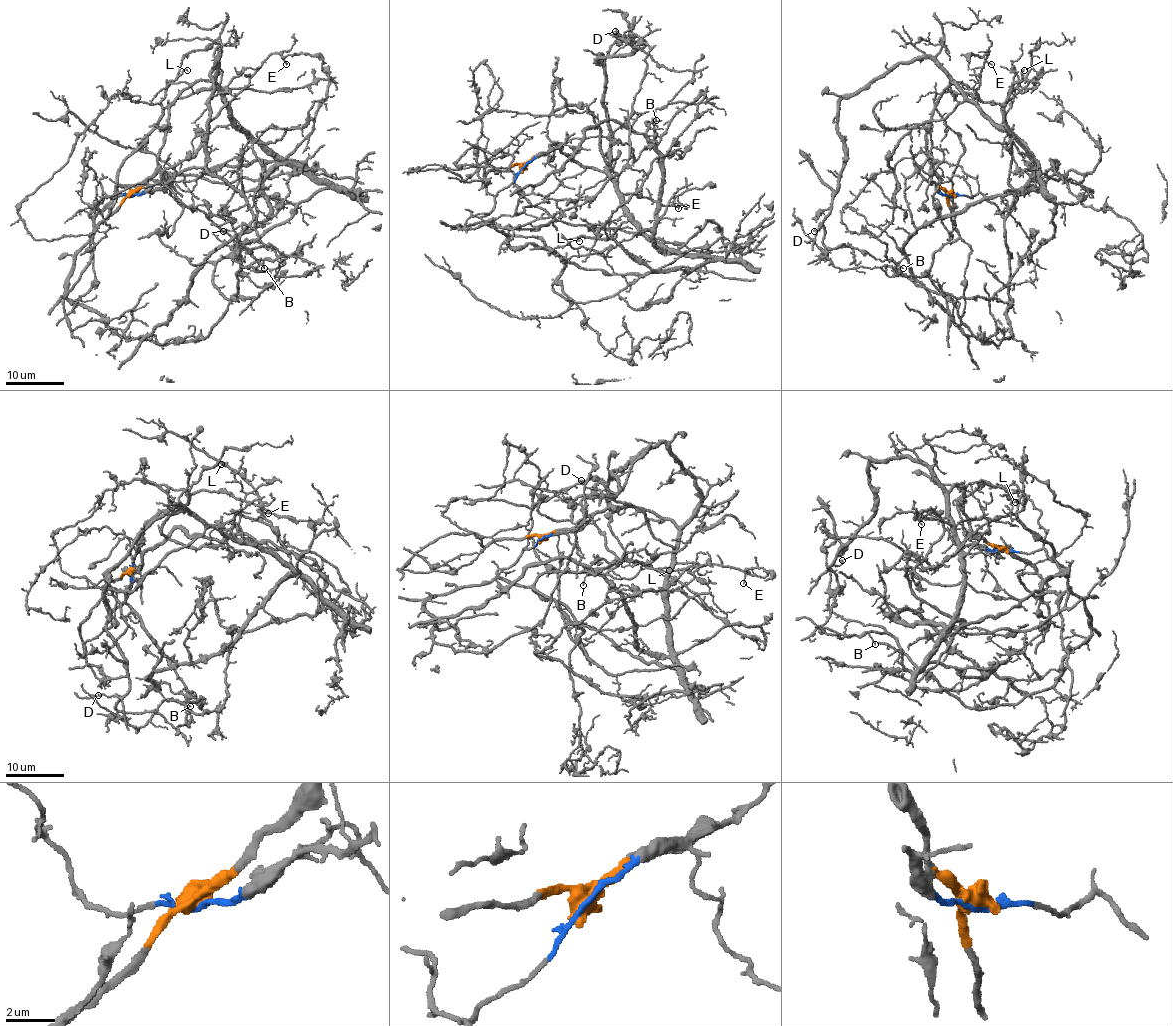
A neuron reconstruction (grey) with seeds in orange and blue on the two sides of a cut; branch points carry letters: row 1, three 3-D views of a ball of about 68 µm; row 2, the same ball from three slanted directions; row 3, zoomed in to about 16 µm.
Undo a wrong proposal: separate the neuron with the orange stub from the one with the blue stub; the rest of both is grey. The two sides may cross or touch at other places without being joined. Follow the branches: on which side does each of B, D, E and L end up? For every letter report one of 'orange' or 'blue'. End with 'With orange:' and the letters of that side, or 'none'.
B: blue
D: orange
E: orange
L: blue
With orange: D, E

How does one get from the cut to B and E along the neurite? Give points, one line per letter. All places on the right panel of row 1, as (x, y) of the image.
B: (950, 196), (980, 193), (1003, 219), (1011, 335), (978, 340), (956, 306), (903, 268)
E: (950, 196), (939, 184), (928, 157), (931, 110), (953, 81), (975, 102), (987, 53), (984, 59), (992, 65)

